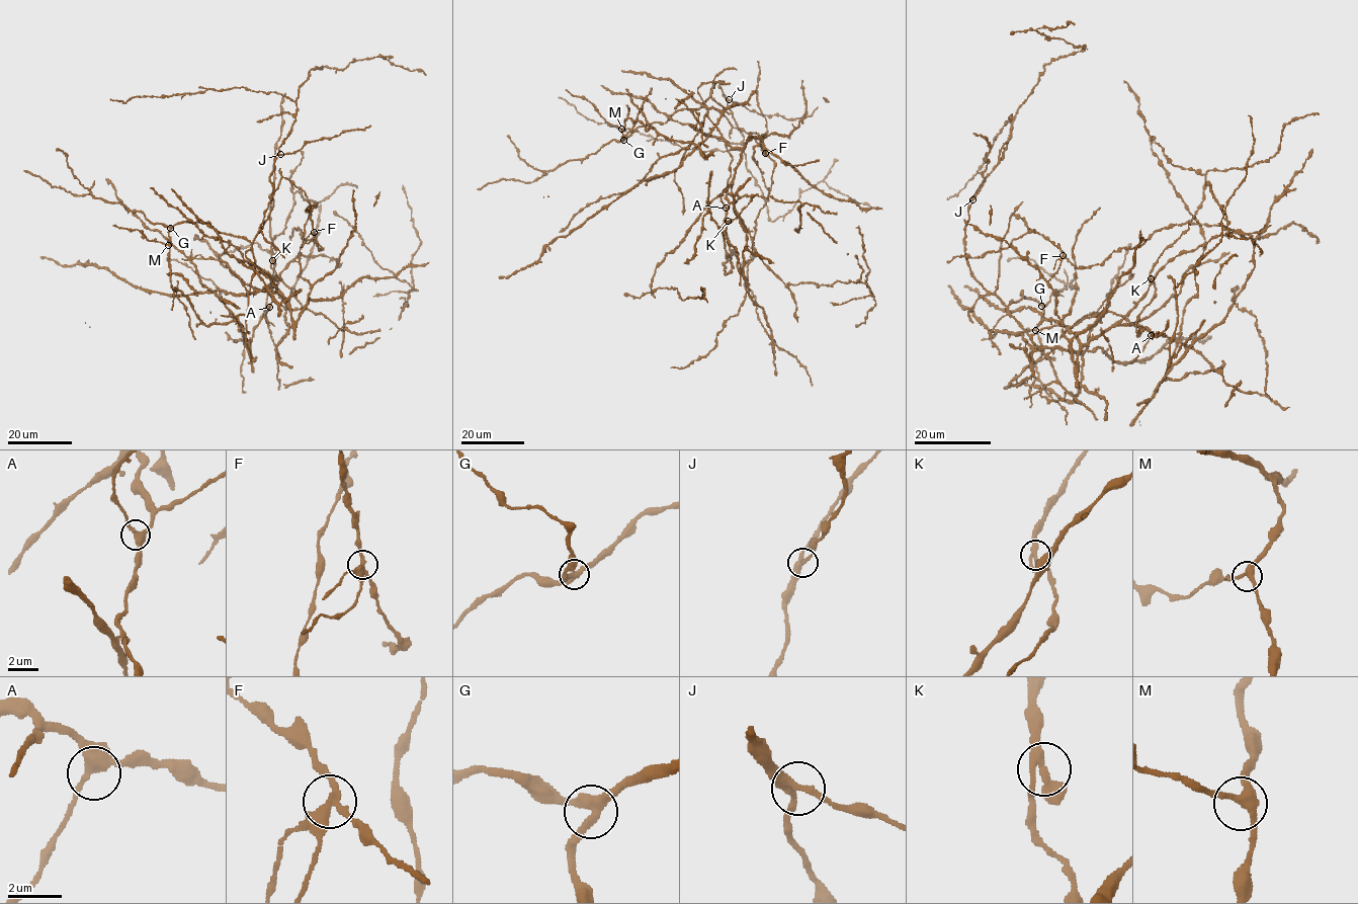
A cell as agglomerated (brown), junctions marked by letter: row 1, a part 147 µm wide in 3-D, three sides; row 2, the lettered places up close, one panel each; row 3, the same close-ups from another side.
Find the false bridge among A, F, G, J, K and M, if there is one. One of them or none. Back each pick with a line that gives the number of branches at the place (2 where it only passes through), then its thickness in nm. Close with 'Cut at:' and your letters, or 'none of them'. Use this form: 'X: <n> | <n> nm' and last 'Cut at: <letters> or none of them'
F: 3 | 300 nm
Cut at: F

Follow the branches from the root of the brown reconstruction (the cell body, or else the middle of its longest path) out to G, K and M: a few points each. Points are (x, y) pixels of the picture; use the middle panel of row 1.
G: (708, 114), (704, 103), (698, 108), (681, 109), (665, 122), (640, 126), (623, 140)
K: (708, 114), (733, 159), (726, 199), (730, 202), (745, 195), (757, 194), (738, 216), (728, 221)
M: (708, 114), (704, 103), (698, 108), (678, 110), (665, 122), (640, 126), (622, 141), (621, 129)

